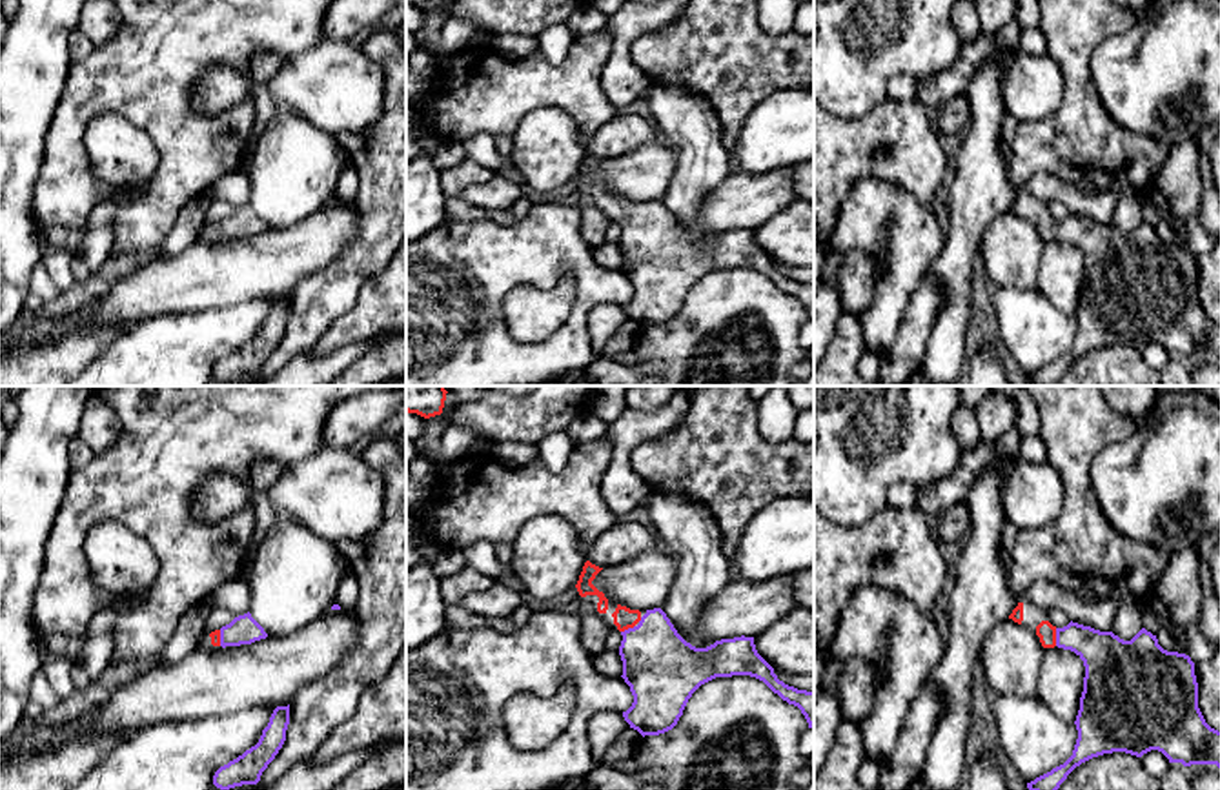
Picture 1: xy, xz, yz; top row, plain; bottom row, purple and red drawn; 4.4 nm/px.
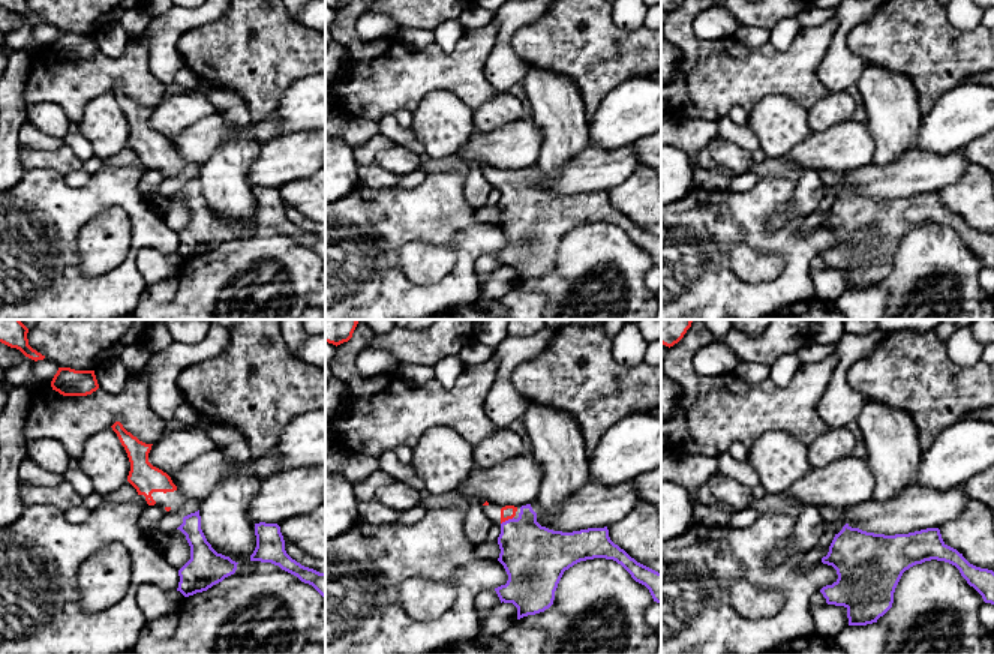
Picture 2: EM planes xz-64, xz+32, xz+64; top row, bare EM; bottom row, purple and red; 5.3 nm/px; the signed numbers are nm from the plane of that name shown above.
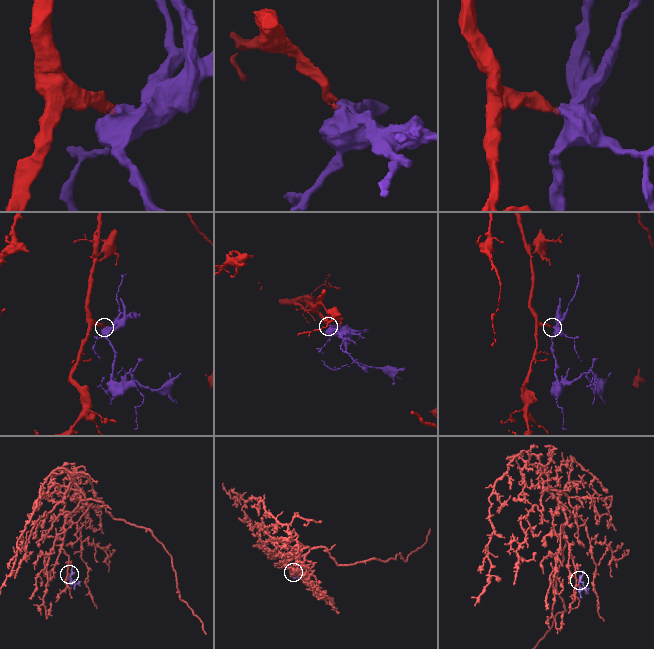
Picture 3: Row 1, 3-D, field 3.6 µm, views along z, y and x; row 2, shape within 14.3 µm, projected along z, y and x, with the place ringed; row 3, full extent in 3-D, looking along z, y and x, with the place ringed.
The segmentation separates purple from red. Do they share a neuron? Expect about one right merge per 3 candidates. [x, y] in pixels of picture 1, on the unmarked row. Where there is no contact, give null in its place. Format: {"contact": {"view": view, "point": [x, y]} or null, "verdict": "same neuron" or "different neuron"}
{"contact": {"view": "yz", "point": [1057, 230]}, "verdict": "same neuron"}

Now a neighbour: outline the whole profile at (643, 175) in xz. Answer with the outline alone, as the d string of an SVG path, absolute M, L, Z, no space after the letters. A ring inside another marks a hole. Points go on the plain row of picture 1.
M661 142L615 158L605 158L592 177L615 197L630 202L661 200L676 171L677 151Z

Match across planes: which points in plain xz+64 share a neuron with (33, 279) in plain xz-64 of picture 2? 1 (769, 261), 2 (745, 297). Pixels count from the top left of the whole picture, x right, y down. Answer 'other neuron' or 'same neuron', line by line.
1: other neuron
2: same neuron

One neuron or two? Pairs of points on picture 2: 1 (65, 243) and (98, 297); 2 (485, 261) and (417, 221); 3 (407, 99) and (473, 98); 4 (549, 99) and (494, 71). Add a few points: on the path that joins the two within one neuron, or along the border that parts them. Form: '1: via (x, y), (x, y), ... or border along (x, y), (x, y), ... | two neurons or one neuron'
1: via (65, 257), (65, 266), (84, 285) | one neuron
2: border along (494, 252), (485, 252), (476, 261), (479, 284) | two neurons
3: via (423, 83), (456, 81) | one neuron
4: border along (531, 68), (520, 81) | two neurons

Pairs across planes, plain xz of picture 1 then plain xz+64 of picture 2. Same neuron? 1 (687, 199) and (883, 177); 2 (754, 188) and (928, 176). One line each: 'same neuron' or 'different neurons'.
1: different neurons
2: same neuron

